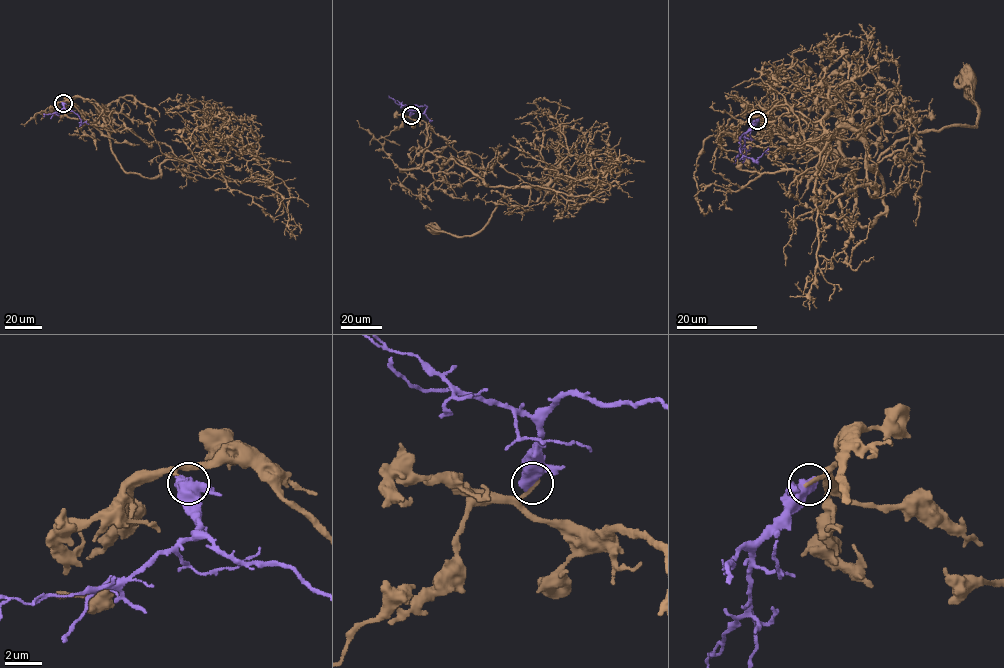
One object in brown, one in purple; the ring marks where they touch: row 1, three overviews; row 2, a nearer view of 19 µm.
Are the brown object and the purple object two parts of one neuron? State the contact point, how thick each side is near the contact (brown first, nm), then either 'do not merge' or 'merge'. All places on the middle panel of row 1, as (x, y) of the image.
place (411, 115); calibres 240 and 800 nm; do not merge

